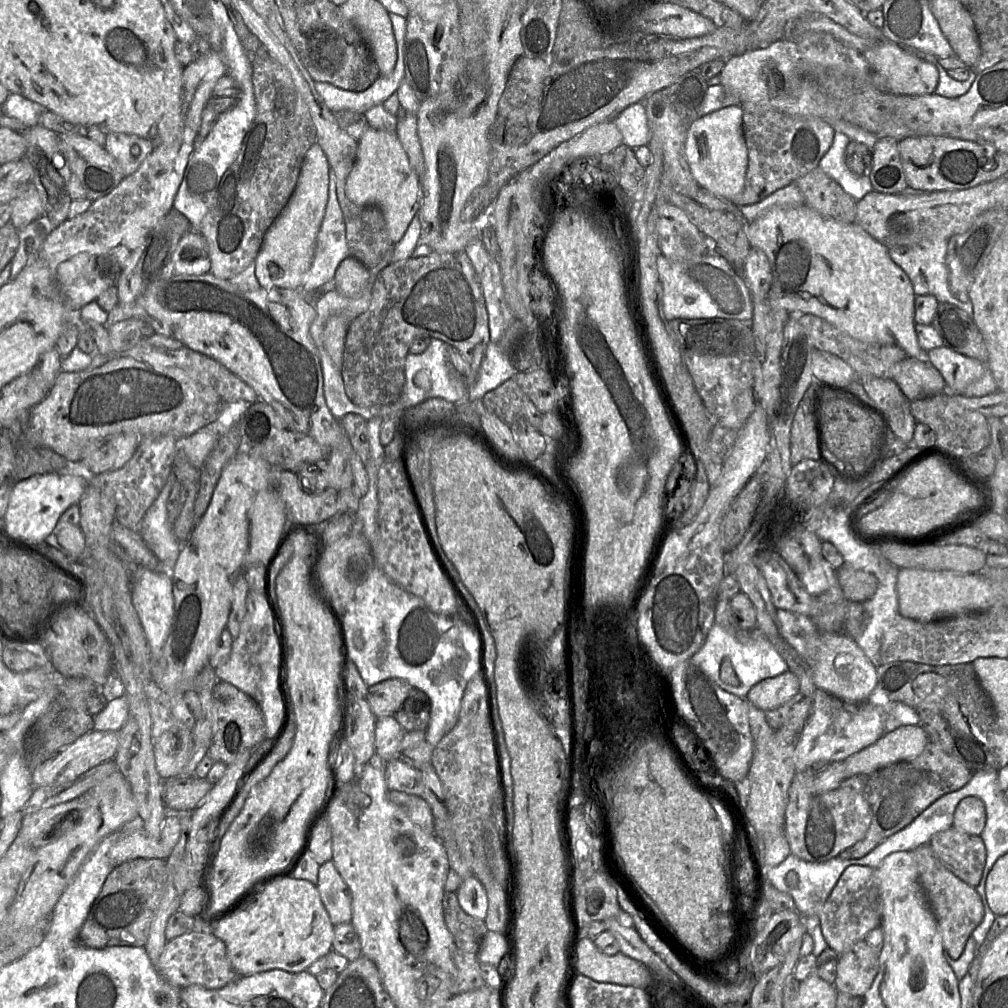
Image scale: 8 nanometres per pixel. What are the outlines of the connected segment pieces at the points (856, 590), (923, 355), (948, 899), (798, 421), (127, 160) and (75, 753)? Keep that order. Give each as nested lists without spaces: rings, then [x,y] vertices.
[[[844,564],[837,571],[837,580],[844,597],[854,602],[864,602],[871,598],[878,587],[877,578],[861,569]]]
[[[804,204],[798,208],[773,207],[767,210],[758,218],[746,224],[745,235],[751,247],[760,249],[766,254],[771,266],[772,283],[767,299],[772,308],[786,310],[790,316],[798,316],[802,314],[816,315],[859,341],[879,345],[898,346],[905,351],[907,356],[924,362],[929,362],[927,352],[919,346],[917,340],[915,331],[916,323],[914,320],[914,301],[916,295],[908,275],[890,258],[888,247],[874,239],[860,225],[855,222],[842,223],[825,218]]]
[[[928,844],[917,847],[912,853],[918,865],[920,884],[942,934],[944,950],[951,958],[957,959],[984,918],[982,899],[974,887],[963,882],[940,862]]]
[[[815,380],[814,383],[805,392],[801,402],[797,407],[792,422],[792,427],[790,432],[790,461],[792,466],[806,459],[817,460],[817,461],[824,460],[819,445],[819,435],[817,430],[815,429],[811,415],[811,410],[810,410],[813,387],[817,382],[818,381]]]
[[[121,132],[106,133],[104,149],[119,163],[126,176],[134,173],[154,149],[150,139]]]
[[[95,731],[82,735],[73,743],[55,753],[32,771],[34,787],[64,786],[75,782],[92,767],[113,759],[119,745],[118,732]]]

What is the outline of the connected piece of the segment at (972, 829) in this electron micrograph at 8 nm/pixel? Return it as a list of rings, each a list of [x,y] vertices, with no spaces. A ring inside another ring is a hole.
[[[977,797],[963,798],[954,813],[952,826],[970,835],[979,836],[986,824],[986,808]]]

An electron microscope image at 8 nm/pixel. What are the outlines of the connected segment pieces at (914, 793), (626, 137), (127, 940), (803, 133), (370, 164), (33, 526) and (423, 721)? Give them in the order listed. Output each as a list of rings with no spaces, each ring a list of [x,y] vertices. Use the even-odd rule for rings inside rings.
[[[938,706],[936,709],[936,714],[927,716],[927,725],[924,726],[924,731],[928,736],[928,744],[918,757],[912,760],[900,761],[884,766],[871,773],[854,775],[845,779],[840,784],[839,788],[847,788],[862,793],[867,799],[872,812],[871,824],[865,837],[845,851],[841,852],[839,854],[840,858],[847,860],[862,858],[887,838],[909,825],[917,816],[919,816],[938,798],[945,794],[957,791],[966,785],[974,776],[974,774],[959,761],[958,758],[962,757],[961,755],[966,754],[972,759],[984,758],[987,756],[987,753],[996,750],[997,743],[982,743],[982,741],[978,739],[979,736],[958,736],[957,733],[962,731],[959,731],[956,729],[957,726],[953,725],[951,720],[952,717],[954,716],[949,716],[949,706],[945,708],[945,714],[943,714],[943,710],[939,710]]]
[[[643,102],[635,103],[619,113],[614,122],[623,136],[623,143],[631,149],[648,146],[651,131]]]
[[[136,858],[115,866],[78,933],[78,944],[94,949],[110,946],[145,947],[167,880],[167,859]]]
[[[753,104],[741,107],[748,167],[743,191],[728,200],[738,207],[758,203],[817,168],[831,147],[835,135],[829,122],[819,118],[790,115]]]
[[[371,126],[366,128],[358,140],[357,158],[348,176],[345,192],[359,206],[378,207],[383,213],[393,243],[402,239],[421,208],[423,190],[421,178],[411,167],[395,131],[383,131]]]
[[[79,461],[74,462],[69,473],[35,475],[20,480],[13,486],[7,510],[2,518],[2,525],[10,535],[38,545],[54,532],[64,511],[79,503],[87,481],[94,476]]]
[[[413,687],[394,718],[405,731],[425,731],[430,721],[430,710],[429,696]]]

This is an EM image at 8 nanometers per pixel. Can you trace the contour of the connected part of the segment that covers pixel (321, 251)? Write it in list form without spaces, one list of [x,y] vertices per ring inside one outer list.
[[[330,167],[328,203],[317,236],[314,258],[302,283],[303,292],[314,293],[325,284],[332,282],[339,264],[348,257],[350,251],[345,222],[337,197],[337,181]]]

